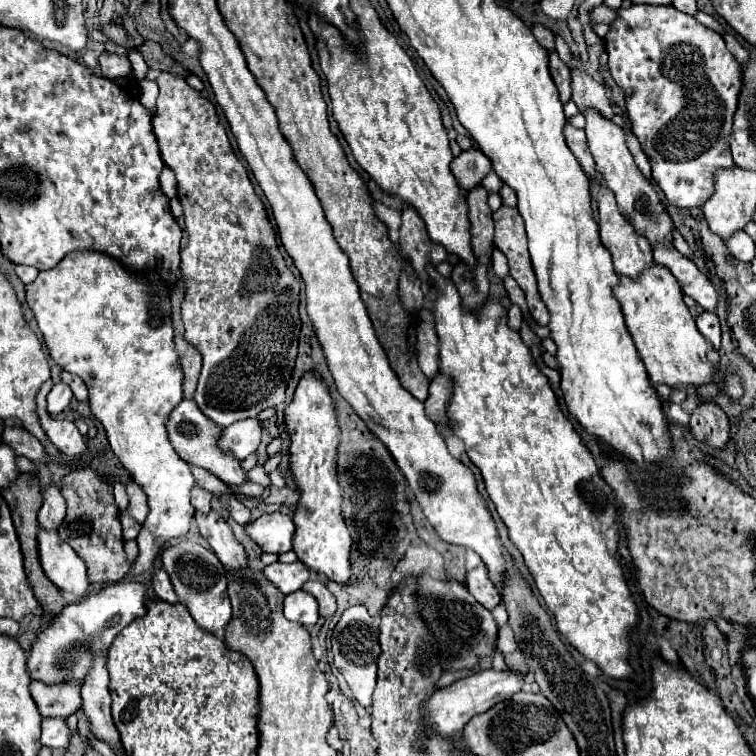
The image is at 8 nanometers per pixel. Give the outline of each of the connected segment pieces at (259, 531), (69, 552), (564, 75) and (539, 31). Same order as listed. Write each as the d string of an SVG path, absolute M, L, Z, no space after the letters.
M273 512L259 516L255 522L249 522L245 530L263 552L283 554L291 550L291 536L295 532L295 524L289 516Z
M39 530L37 534L39 544L39 560L47 574L47 578L61 590L71 592L77 598L83 598L89 590L87 580L87 568L83 560L75 554L67 542L61 542L61 538L51 530Z
M549 52L549 72L551 72L555 86L559 88L561 102L567 102L571 98L571 88L569 88L571 76L569 76L567 64L557 56L557 52Z
M535 24L535 26L531 28L531 32L533 32L535 40L537 40L545 50L553 50L553 32L551 32L551 30L547 30L547 28L541 26L541 24Z

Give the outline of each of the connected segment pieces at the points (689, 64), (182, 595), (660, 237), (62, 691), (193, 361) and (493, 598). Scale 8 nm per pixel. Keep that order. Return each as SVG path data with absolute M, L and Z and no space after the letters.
M633 4L619 8L609 28L603 38L609 54L609 70L625 94L631 128L651 162L653 180L665 192L669 204L677 208L703 206L713 194L713 172L721 166L733 166L729 138L737 94L741 90L741 66L725 48L723 36L673 6Z
M181 540L179 544L163 550L161 562L171 578L171 584L179 596L179 602L187 606L193 620L201 628L209 632L217 632L229 624L231 600L227 598L227 570L219 562L213 550L203 548L201 544L195 544L189 540Z
M593 108L585 110L585 132L587 132L587 144L589 150L595 158L597 170L603 176L603 182L613 190L615 198L617 198L617 206L619 212L633 224L633 228L643 234L651 246L657 242L667 242L671 244L671 230L673 230L673 220L669 218L667 210L663 208L663 204L659 202L657 192L653 190L651 182L645 180L645 176L641 174L641 170L637 168L629 148L627 148L627 140L625 140L625 132L621 126L617 126L613 120L603 118L599 112L595 112Z
M71 680L65 684L47 686L43 682L31 684L31 696L41 712L43 718L69 718L81 708L81 696L79 696L79 682Z
M175 338L175 350L179 354L179 362L183 368L183 398L191 400L195 396L195 386L199 380L199 370L201 370L201 356L199 352L187 344L185 338Z
M481 564L479 568L471 570L467 574L465 584L469 584L469 592L477 598L479 604L483 604L487 610L493 610L501 602L501 594L495 588L495 584L489 580L487 568Z

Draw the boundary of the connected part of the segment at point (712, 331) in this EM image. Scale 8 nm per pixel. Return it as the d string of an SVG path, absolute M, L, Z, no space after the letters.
M703 312L697 318L697 330L711 342L711 346L715 350L721 348L721 326L719 326L719 318L713 312Z

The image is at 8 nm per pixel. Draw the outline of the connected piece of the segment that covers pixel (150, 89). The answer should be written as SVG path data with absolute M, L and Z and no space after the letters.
M141 80L139 82L139 88L141 88L141 104L151 112L155 114L155 98L157 98L157 84L155 82L149 82L149 80Z

